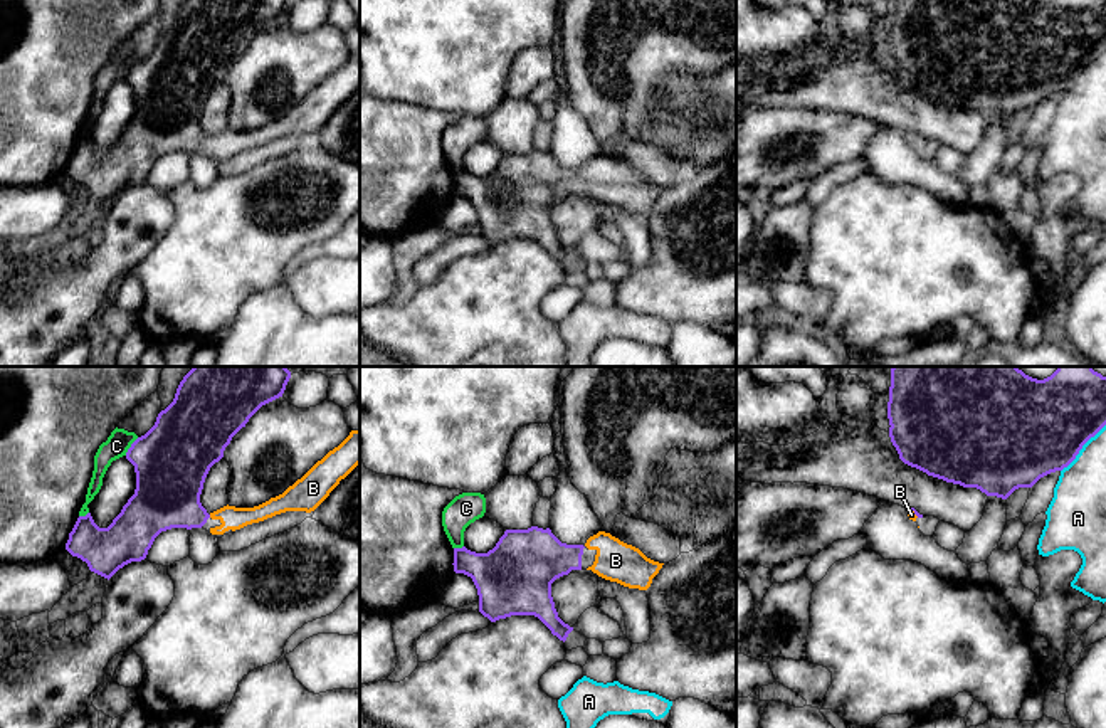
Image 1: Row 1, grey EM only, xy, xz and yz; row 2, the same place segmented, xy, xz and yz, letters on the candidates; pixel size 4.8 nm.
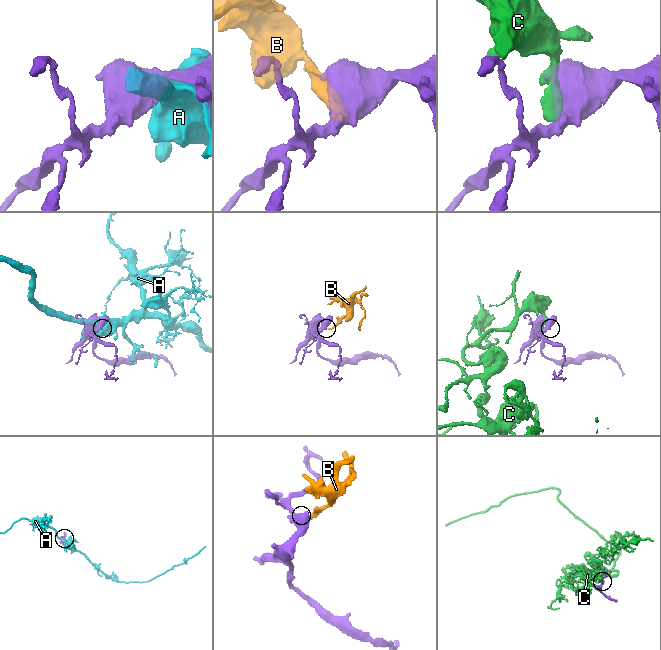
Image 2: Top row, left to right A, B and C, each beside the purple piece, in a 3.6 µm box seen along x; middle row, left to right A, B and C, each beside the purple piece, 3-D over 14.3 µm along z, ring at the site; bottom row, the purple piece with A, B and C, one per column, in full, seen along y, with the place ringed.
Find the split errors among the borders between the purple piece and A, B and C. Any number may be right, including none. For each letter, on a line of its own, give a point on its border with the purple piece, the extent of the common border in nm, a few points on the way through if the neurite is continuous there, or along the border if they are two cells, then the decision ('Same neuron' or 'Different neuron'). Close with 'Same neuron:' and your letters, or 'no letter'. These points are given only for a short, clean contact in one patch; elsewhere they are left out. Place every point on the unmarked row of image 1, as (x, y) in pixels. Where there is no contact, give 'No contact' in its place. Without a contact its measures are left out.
A: Touches purple at yz (1081, 71). Shared border 320 nm. Different neuron
B: Touches purple at yz (915, 137). Shared border 60 nm. Path across: yz (916, 137), (915, 137), (911, 138). Same neuron
C: Touches purple at xy (131, 69). Shared border 110 nm. Different neuron
Same neuron: B

